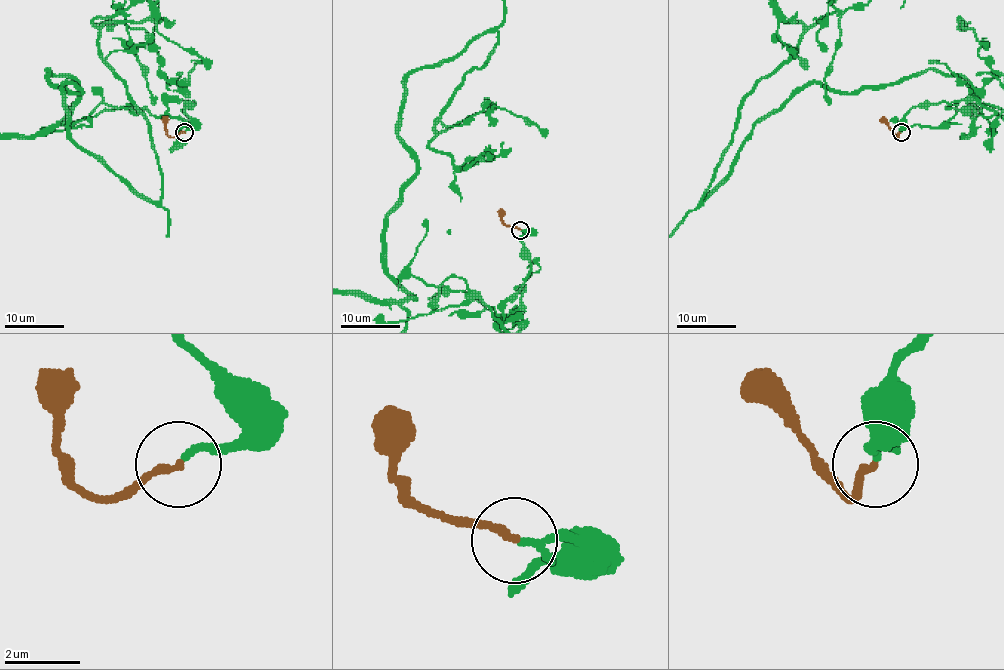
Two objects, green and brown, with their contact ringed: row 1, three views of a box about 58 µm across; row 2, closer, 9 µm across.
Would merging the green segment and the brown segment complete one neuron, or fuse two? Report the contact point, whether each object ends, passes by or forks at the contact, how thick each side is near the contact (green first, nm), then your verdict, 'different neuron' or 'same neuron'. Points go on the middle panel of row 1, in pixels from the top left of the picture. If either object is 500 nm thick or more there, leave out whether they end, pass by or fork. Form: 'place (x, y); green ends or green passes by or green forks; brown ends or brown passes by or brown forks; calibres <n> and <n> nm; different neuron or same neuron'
place (520, 230); green ends; brown ends; calibres 200 and 190 nm; same neuron

